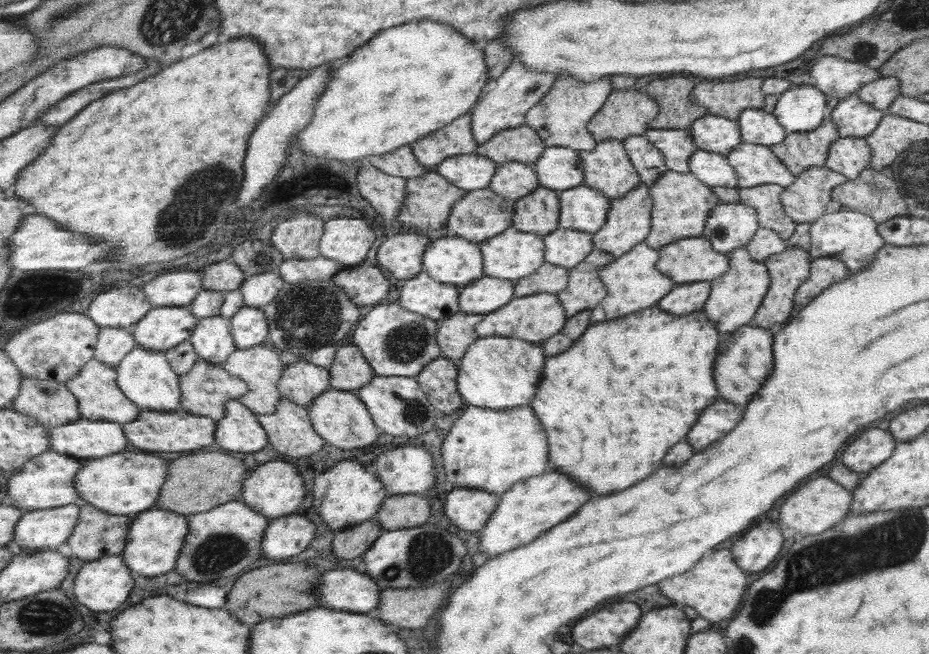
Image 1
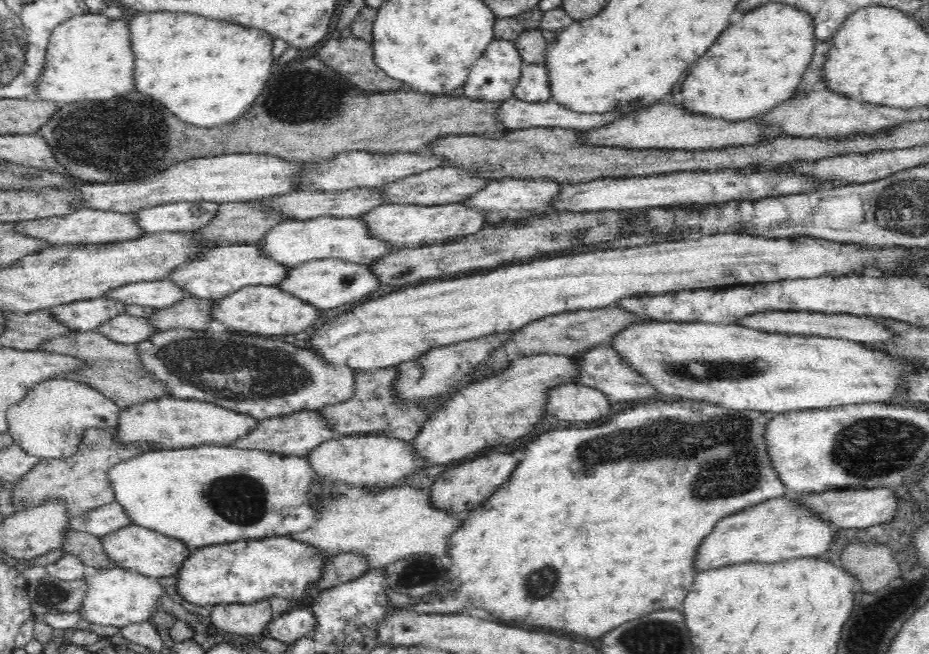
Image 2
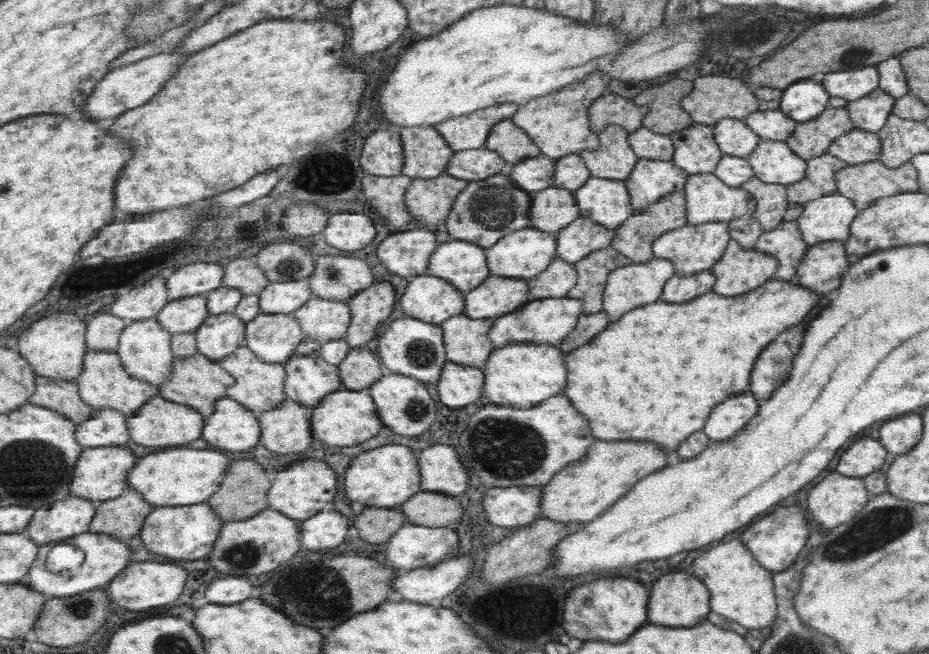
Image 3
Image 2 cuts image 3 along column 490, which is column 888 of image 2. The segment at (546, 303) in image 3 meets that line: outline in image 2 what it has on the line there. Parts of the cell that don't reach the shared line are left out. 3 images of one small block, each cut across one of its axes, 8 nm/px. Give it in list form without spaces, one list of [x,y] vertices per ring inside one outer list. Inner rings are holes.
[[[774,312],[774,314],[754,314],[752,318],[744,318],[740,326],[754,328],[758,332],[778,332],[778,334],[790,334],[790,336],[800,336],[800,338],[842,338],[848,342],[882,342],[890,338],[888,330],[884,330],[878,322],[872,318],[854,318],[850,314],[800,314],[800,312]]]

